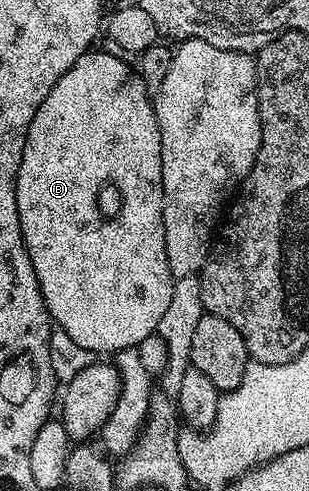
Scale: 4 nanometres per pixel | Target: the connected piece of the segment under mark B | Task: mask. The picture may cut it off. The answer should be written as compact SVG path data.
M94 49L85 54L69 71L57 81L47 92L47 100L39 104L39 112L35 112L35 120L27 128L23 160L17 173L17 207L19 208L19 224L23 232L23 240L27 252L31 256L31 264L35 268L35 276L39 280L39 288L43 300L49 309L49 317L56 329L67 332L75 344L92 350L94 355L112 355L121 349L131 349L155 334L159 320L170 303L174 276L167 264L167 248L163 232L163 160L161 159L161 133L157 123L157 111L151 91L145 87L136 69L129 66L121 58L113 54L104 54Z

